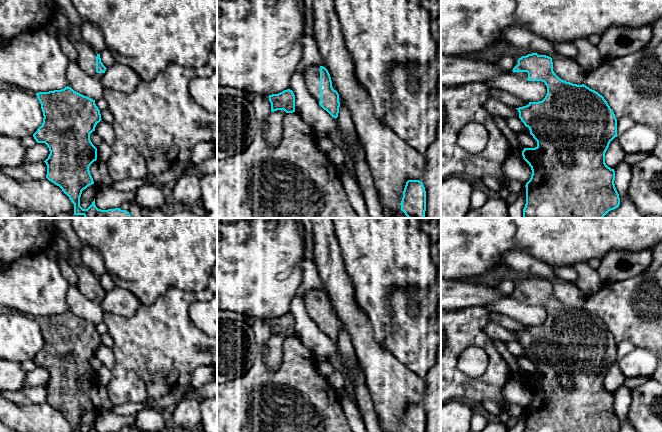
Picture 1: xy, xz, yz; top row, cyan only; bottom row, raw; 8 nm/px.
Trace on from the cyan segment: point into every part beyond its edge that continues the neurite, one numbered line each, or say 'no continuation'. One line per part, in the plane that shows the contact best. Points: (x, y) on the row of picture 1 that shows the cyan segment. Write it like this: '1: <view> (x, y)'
1: xz (312, 74)

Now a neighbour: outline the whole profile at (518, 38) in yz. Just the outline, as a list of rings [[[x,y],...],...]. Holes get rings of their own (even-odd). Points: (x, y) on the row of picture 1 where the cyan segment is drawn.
[[[510,26],[501,33],[502,39],[513,50],[537,53],[551,58],[558,56],[553,44],[521,26]]]

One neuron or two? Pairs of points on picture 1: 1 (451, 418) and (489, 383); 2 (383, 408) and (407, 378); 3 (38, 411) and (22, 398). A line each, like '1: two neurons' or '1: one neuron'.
1: two neurons
2: one neuron
3: two neurons

